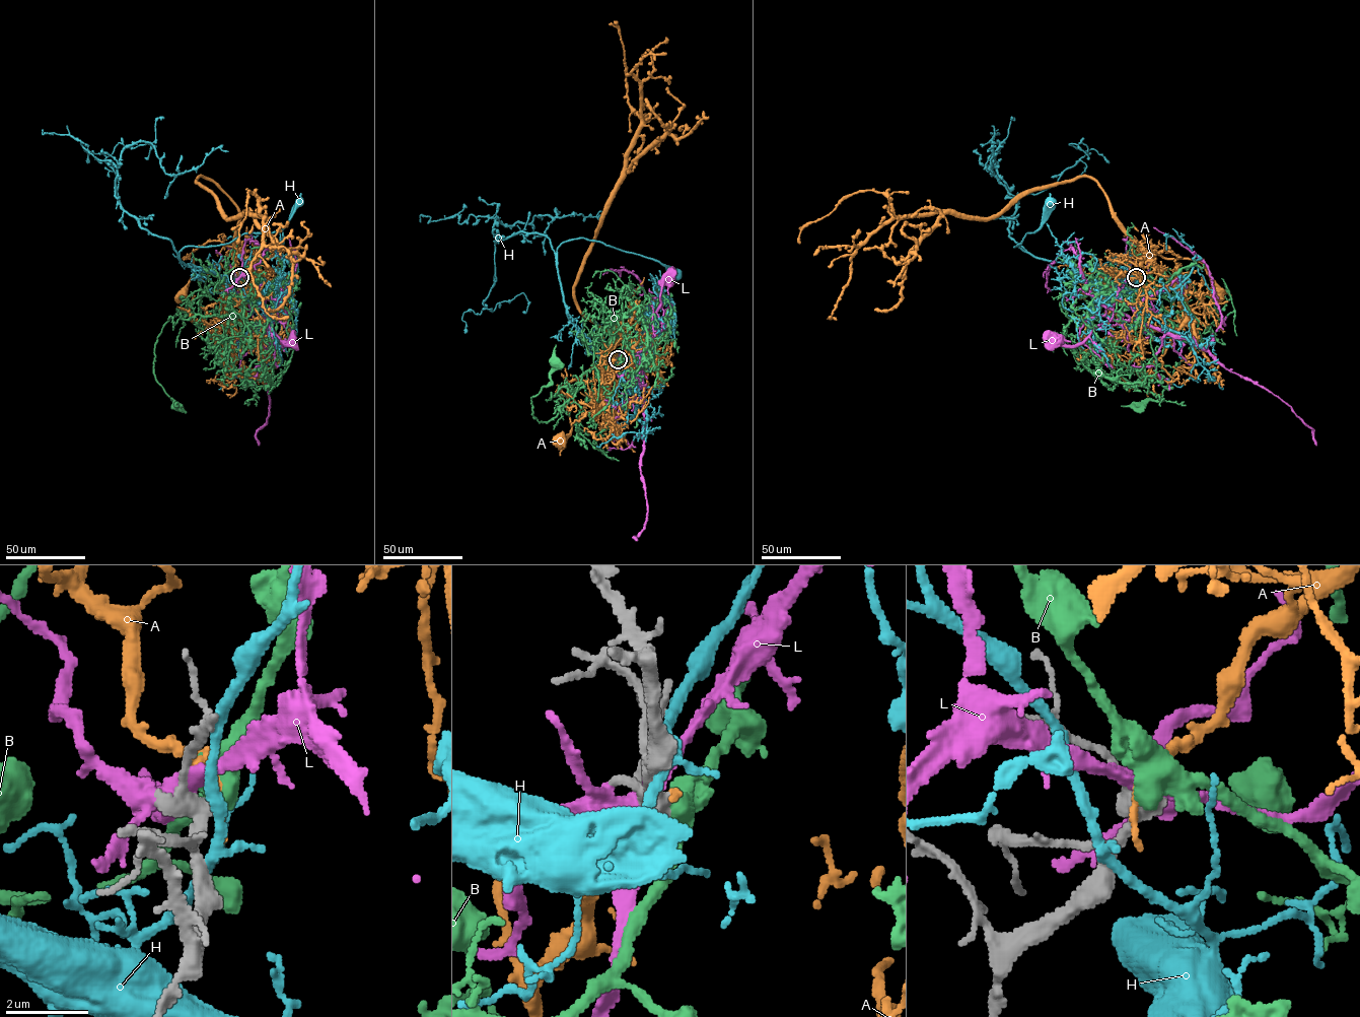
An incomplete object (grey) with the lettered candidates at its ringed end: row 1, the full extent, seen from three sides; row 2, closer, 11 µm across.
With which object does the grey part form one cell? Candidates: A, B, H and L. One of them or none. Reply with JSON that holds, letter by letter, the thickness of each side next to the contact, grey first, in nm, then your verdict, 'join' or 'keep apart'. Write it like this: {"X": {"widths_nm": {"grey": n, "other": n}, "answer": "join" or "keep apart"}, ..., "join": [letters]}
{"A": {"widths_nm": {"grey": 280, "other": 200}, "answer": "keep apart"}, "B": {"widths_nm": {"grey": 280, "other": 500}, "answer": "keep apart"}, "H": {"widths_nm": {"grey": 320, "other": 200}, "answer": "keep apart"}, "L": {"widths_nm": {"grey": 360, "other": 400}, "answer": "keep apart"}, "join": []}

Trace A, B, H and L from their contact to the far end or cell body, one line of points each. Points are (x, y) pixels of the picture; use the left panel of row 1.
A: (240, 277), (234, 269), (236, 205), (214, 183), (205, 177), (197, 179), (215, 197), (227, 217), (245, 211)
B: (239, 277), (212, 283), (208, 292), (169, 319), (157, 337), (154, 346), (155, 380), (176, 407)
H: (239, 279), (228, 282), (187, 265), (180, 252), (187, 246), (230, 243), (245, 233), (280, 230), (298, 202)
L: (238, 277), (243, 275), (262, 296), (264, 316), (283, 345), (292, 342)

